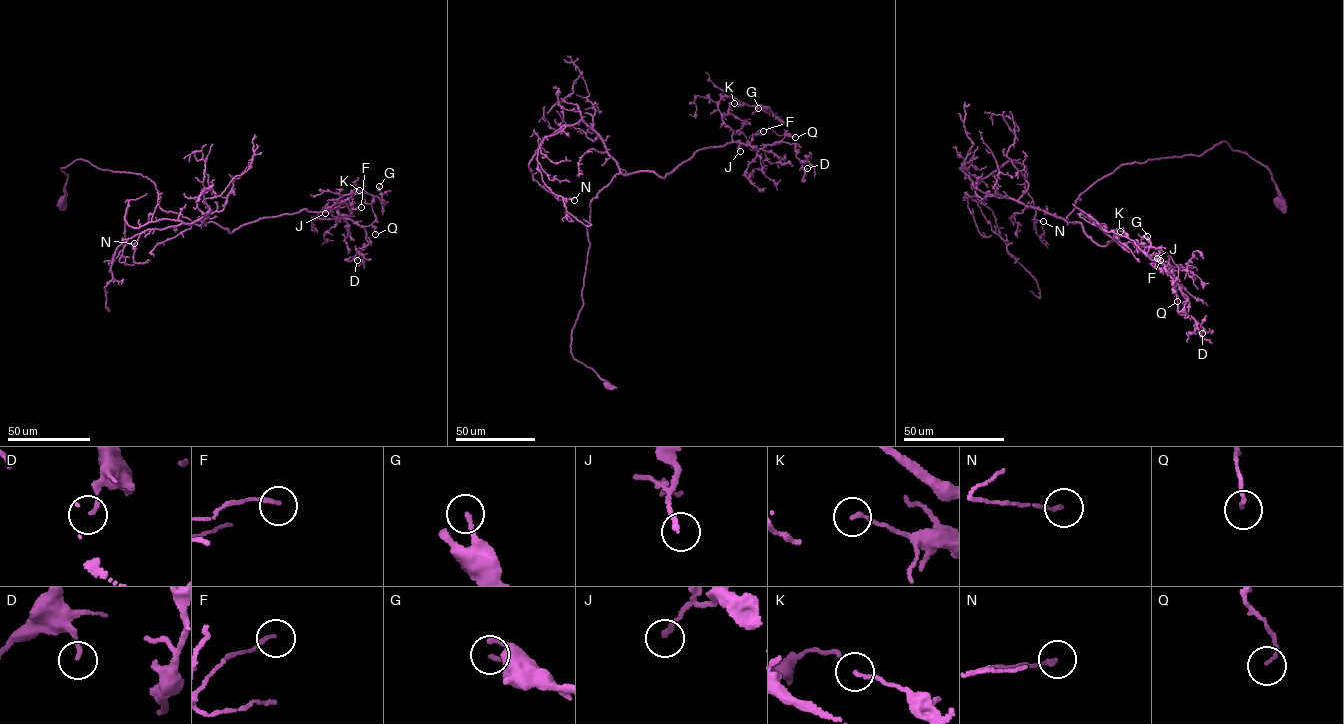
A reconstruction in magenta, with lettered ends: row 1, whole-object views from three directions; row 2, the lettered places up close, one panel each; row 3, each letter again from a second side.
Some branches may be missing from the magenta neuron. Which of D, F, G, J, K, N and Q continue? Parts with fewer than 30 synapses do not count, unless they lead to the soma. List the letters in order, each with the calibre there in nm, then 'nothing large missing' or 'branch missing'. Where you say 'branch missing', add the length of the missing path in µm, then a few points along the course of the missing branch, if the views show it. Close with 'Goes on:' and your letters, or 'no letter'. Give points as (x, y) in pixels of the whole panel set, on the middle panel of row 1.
D: 130 nm thick; nothing large missing
F: 130 nm thick; nothing large missing
G: 170 nm thick; nothing large missing
J: 180 nm thick; branch missing; about 10 µm are missing; missing branch runs (740, 151), (726, 152)
K: 130 nm thick; nothing large missing
N: 160 nm thick; nothing large missing
Q: 90 nm thick; nothing large missing
Goes on: J

